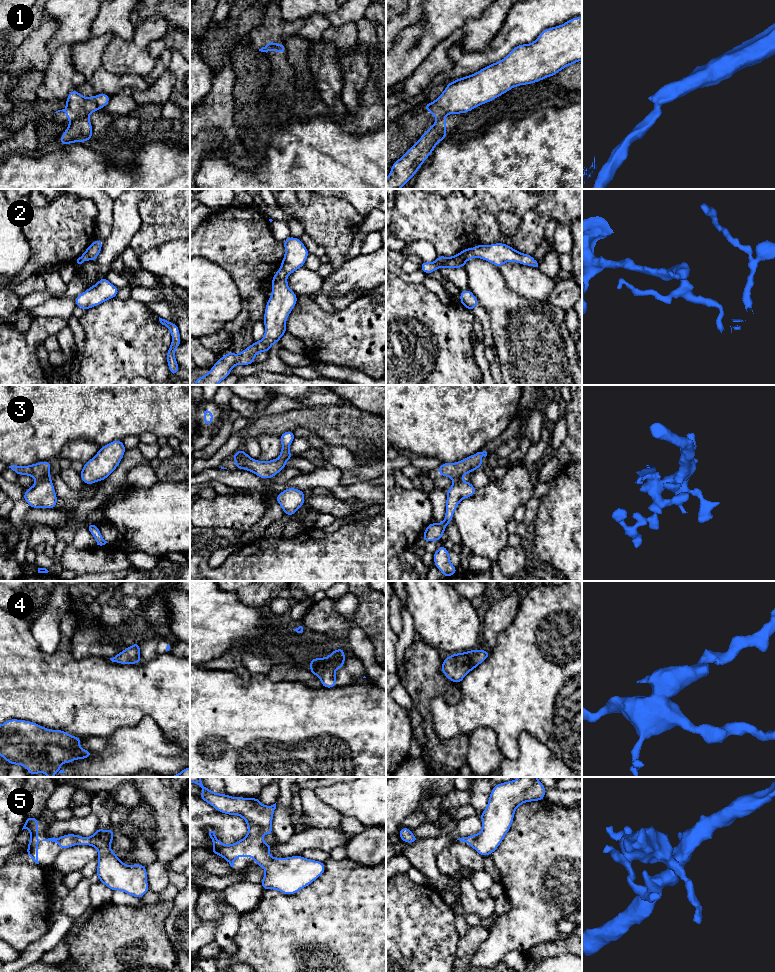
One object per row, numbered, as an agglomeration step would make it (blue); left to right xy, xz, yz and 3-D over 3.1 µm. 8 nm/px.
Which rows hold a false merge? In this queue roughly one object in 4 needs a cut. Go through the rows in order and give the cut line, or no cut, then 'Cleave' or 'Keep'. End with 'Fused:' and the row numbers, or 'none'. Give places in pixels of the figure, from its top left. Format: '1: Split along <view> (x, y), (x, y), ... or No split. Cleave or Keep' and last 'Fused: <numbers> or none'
1: Split along xy (88, 116), (70, 122). Cleave
2: No split. Keep
3: Split along xy (49, 476), (37, 482). Cleave
4: No split. Keep
5: No split. Keep
Fused: 1, 3

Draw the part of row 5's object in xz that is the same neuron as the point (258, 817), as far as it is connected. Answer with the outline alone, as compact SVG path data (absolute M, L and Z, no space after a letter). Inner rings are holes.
M190 777L190 782L197 784L203 790L203 793L198 795L198 797L209 803L215 810L227 815L241 816L245 820L248 827L247 835L230 845L225 845L217 839L215 837L216 830L211 828L206 833L212 839L213 849L211 853L223 857L231 867L234 866L235 858L252 857L256 865L263 867L265 870L265 876L260 883L264 890L274 889L286 895L293 895L310 885L325 872L325 865L322 861L306 859L301 855L287 858L280 857L278 859L269 854L272 844L267 844L262 839L262 833L264 832L268 836L273 832L272 819L277 802L271 806L265 806L260 802L259 798L232 797L227 794L214 793L204 786L201 777Z

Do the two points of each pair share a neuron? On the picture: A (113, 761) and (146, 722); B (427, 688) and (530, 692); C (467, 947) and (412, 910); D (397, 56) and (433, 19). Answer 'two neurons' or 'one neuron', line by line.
A: one neuron
B: two neurons
C: two neurons
D: one neuron

